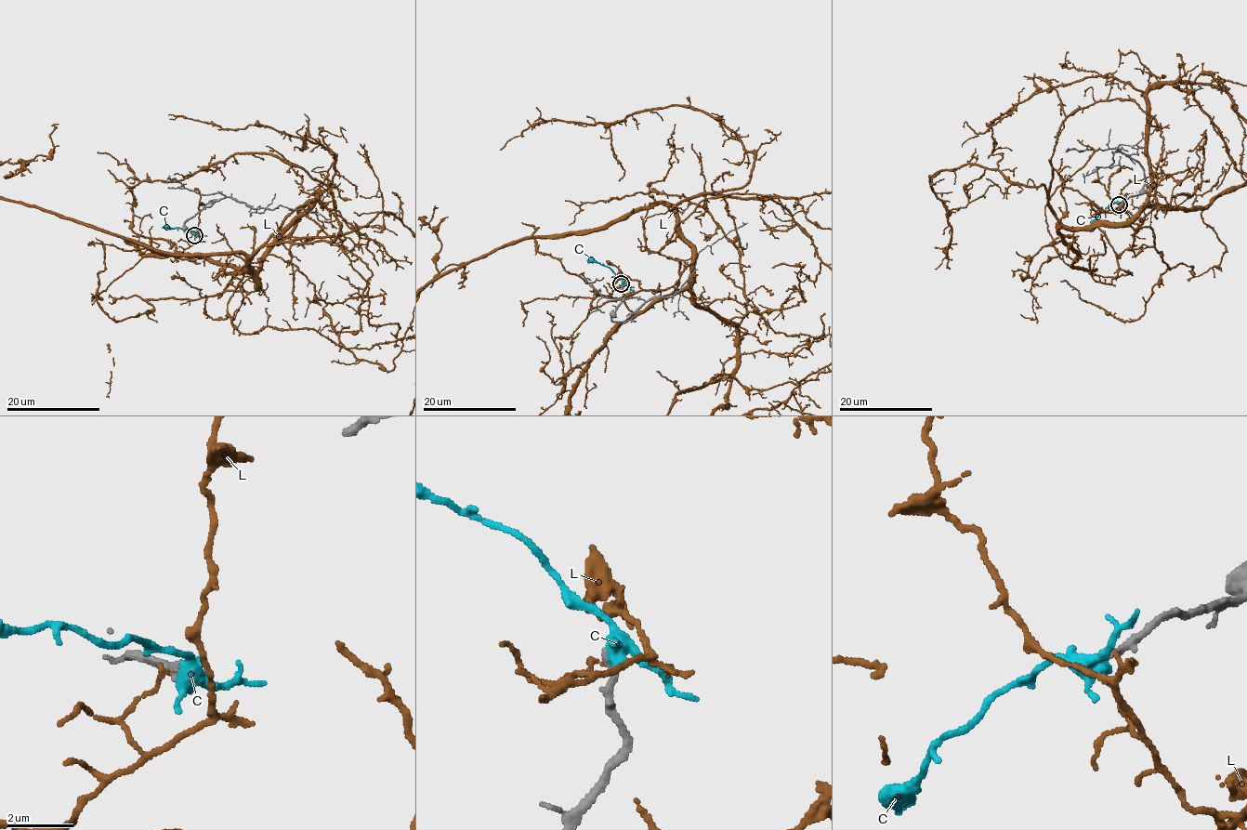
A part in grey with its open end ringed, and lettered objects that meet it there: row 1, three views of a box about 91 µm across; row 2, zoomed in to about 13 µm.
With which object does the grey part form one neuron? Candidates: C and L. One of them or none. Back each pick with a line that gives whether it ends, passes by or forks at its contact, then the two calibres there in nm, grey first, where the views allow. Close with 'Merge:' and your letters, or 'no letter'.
Merge: no letter

